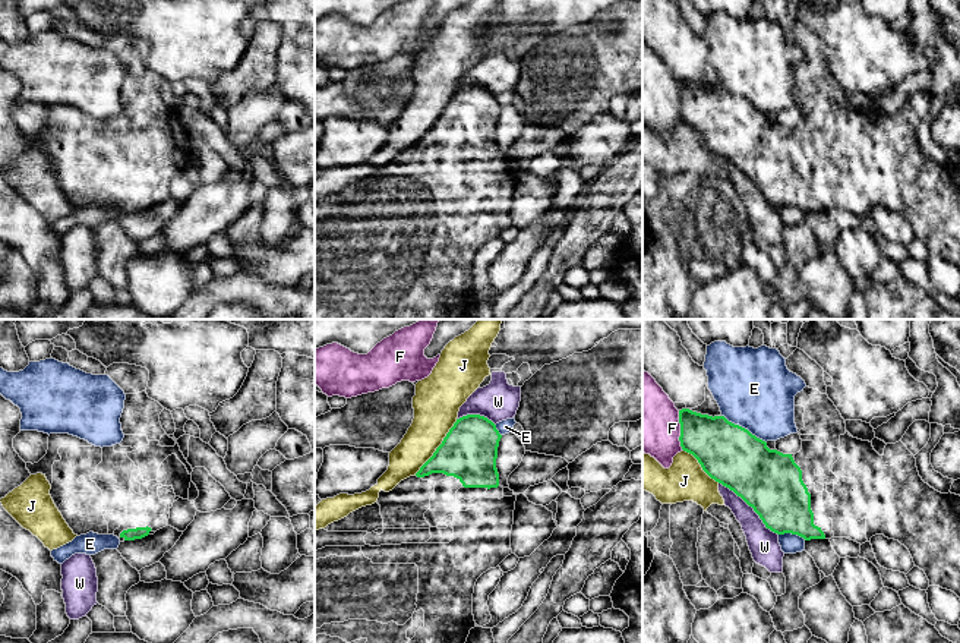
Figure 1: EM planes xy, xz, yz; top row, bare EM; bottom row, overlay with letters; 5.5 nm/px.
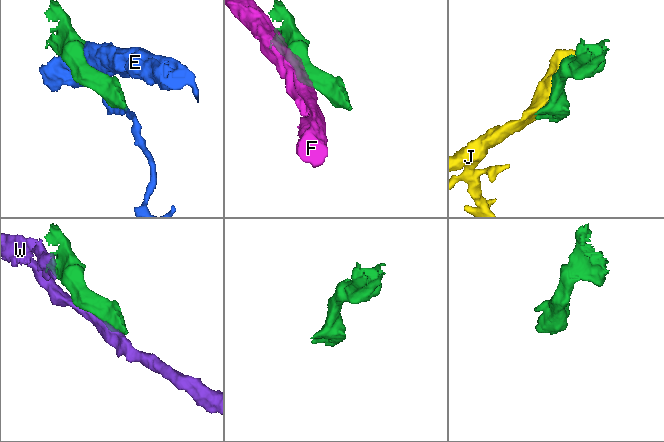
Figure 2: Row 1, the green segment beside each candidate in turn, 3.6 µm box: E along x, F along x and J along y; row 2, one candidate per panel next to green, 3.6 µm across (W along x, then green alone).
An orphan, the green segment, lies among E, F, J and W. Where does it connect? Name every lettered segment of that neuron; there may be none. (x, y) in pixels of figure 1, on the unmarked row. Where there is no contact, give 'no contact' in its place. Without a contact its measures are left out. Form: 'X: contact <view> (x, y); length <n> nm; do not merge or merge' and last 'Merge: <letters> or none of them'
E: contact yz (744, 100); length 300 nm; do not merge
F: contact yz (681, 103); length 220 nm; do not merge
J: contact xz (438, 119); length 400 nm; do not merge
W: contact yz (751, 177); length 440 nm; do not merge
Merge: none of them

